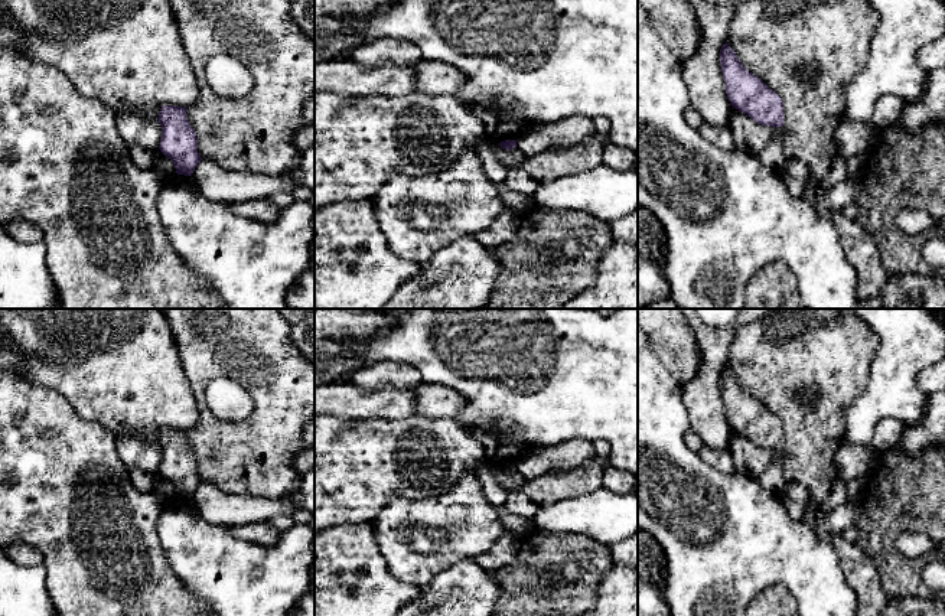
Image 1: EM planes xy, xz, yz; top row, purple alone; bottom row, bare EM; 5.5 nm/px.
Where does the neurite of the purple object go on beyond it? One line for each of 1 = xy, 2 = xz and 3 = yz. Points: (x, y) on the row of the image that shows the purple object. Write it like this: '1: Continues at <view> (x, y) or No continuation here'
1: No continuation here
2: No continuation here
3: No continuation here

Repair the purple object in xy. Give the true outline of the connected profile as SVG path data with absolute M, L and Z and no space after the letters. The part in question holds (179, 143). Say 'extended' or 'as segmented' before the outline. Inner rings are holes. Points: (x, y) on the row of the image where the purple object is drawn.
as segmented; M163 105L157 121L162 126L160 151L175 163L177 175L192 176L202 157L186 107Z

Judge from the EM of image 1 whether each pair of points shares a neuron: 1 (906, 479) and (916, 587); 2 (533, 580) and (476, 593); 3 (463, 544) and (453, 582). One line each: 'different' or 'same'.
1: same
2: different
3: different

